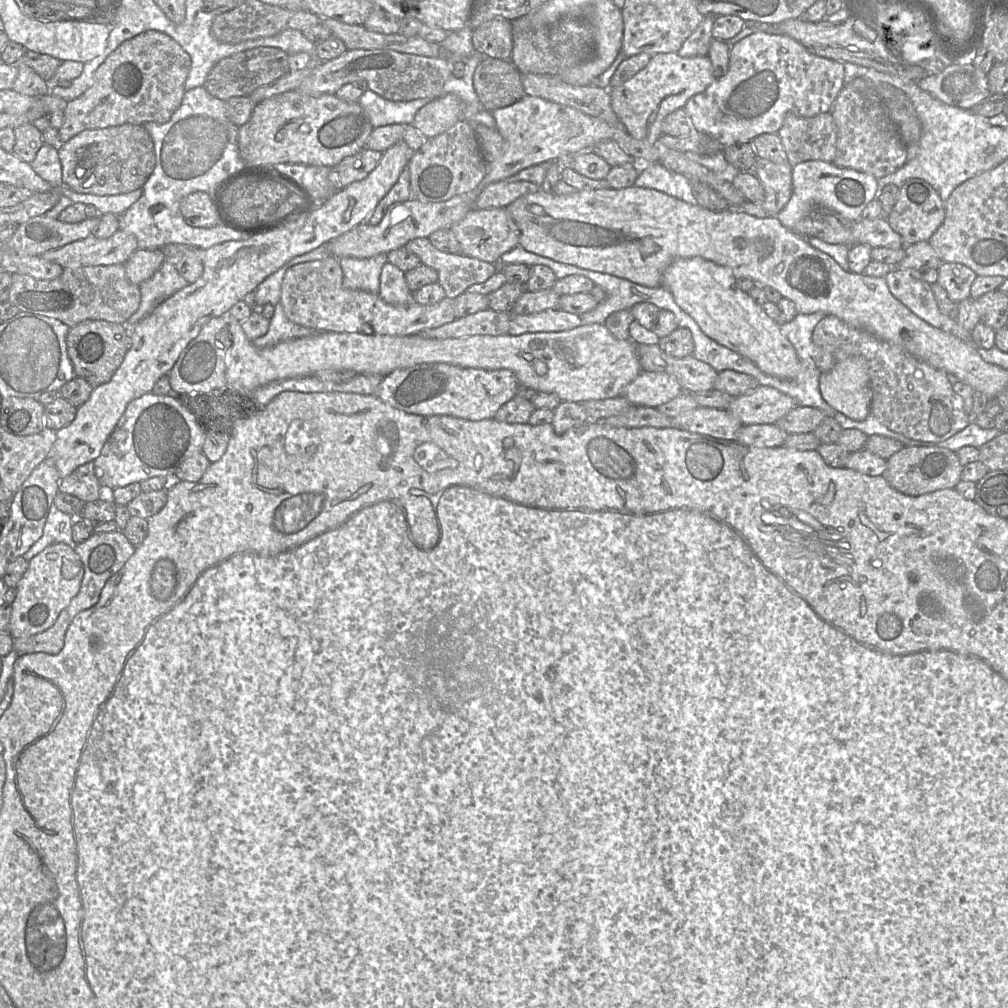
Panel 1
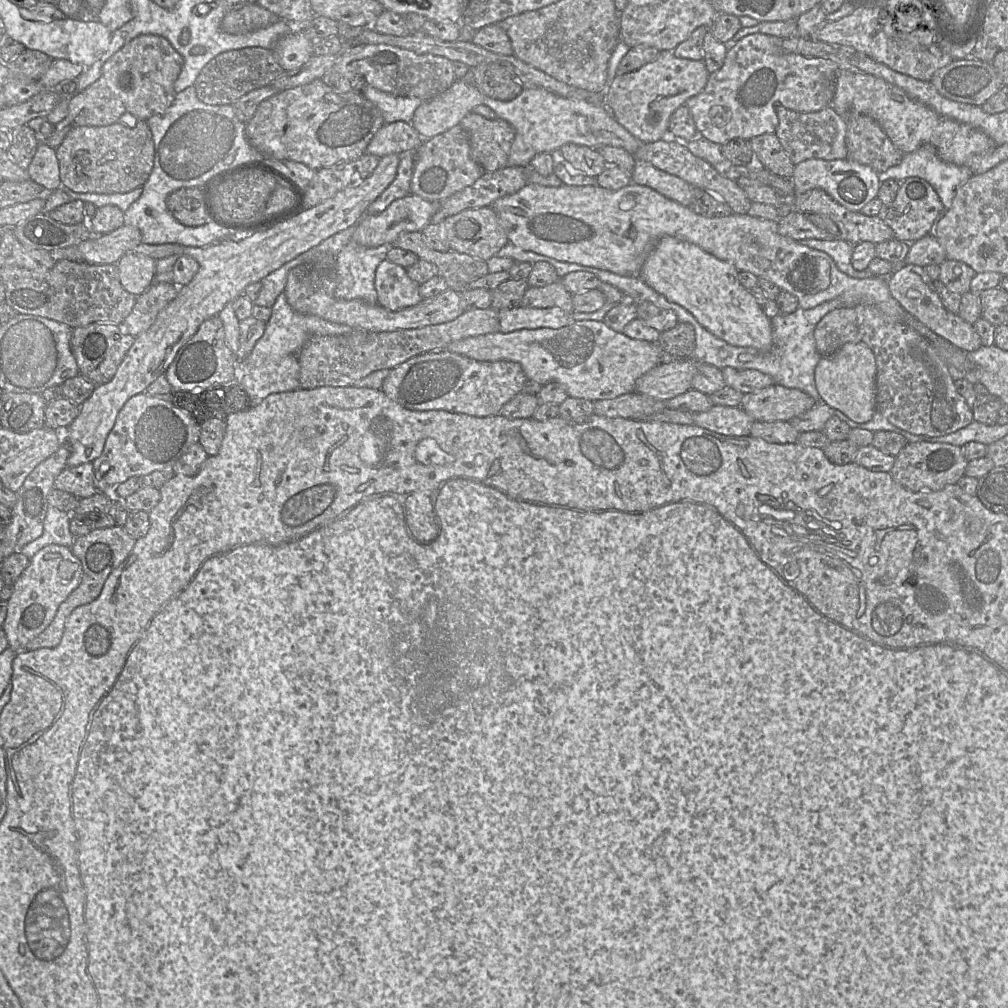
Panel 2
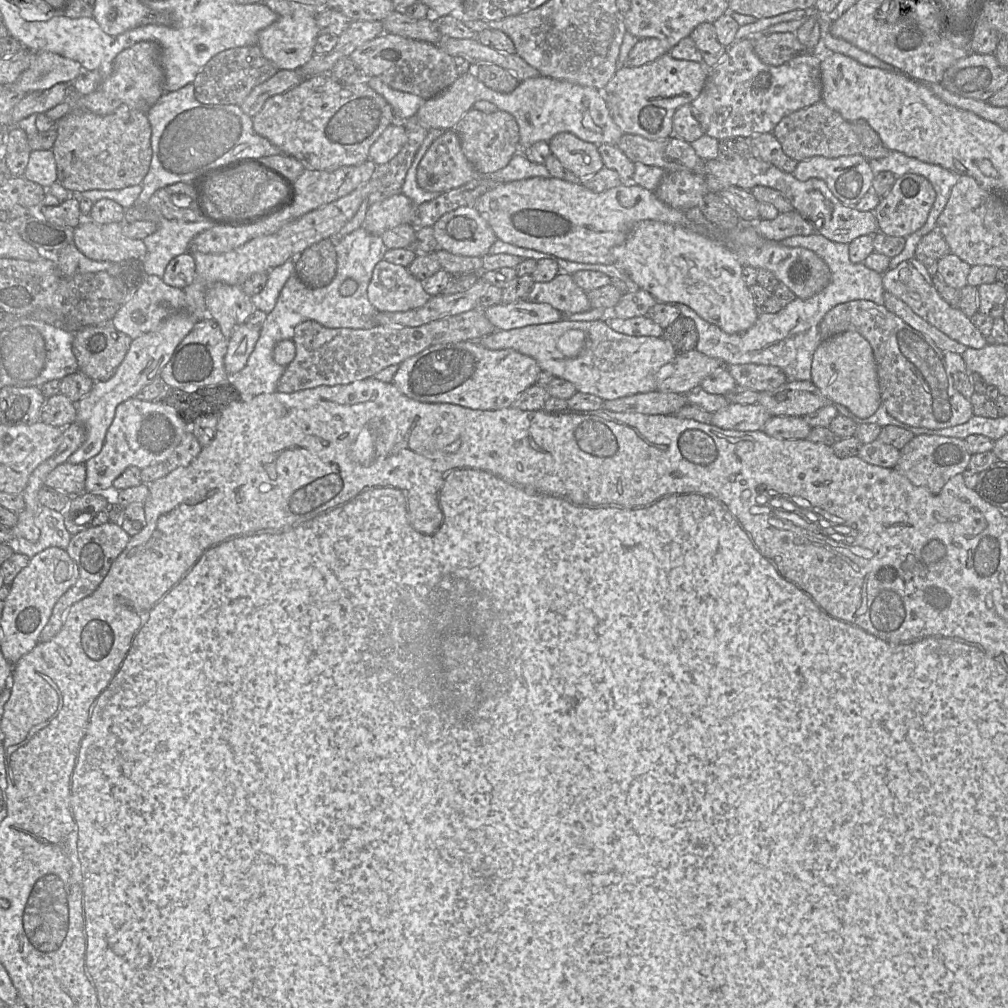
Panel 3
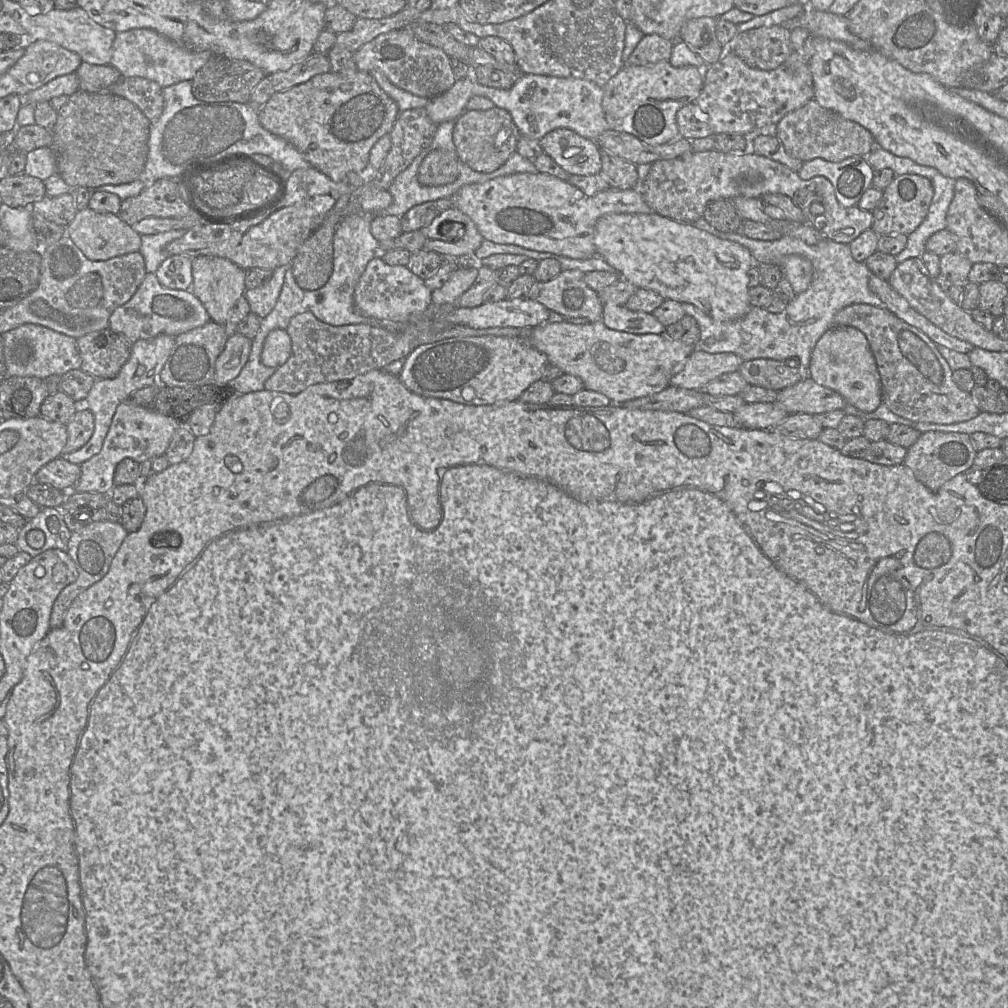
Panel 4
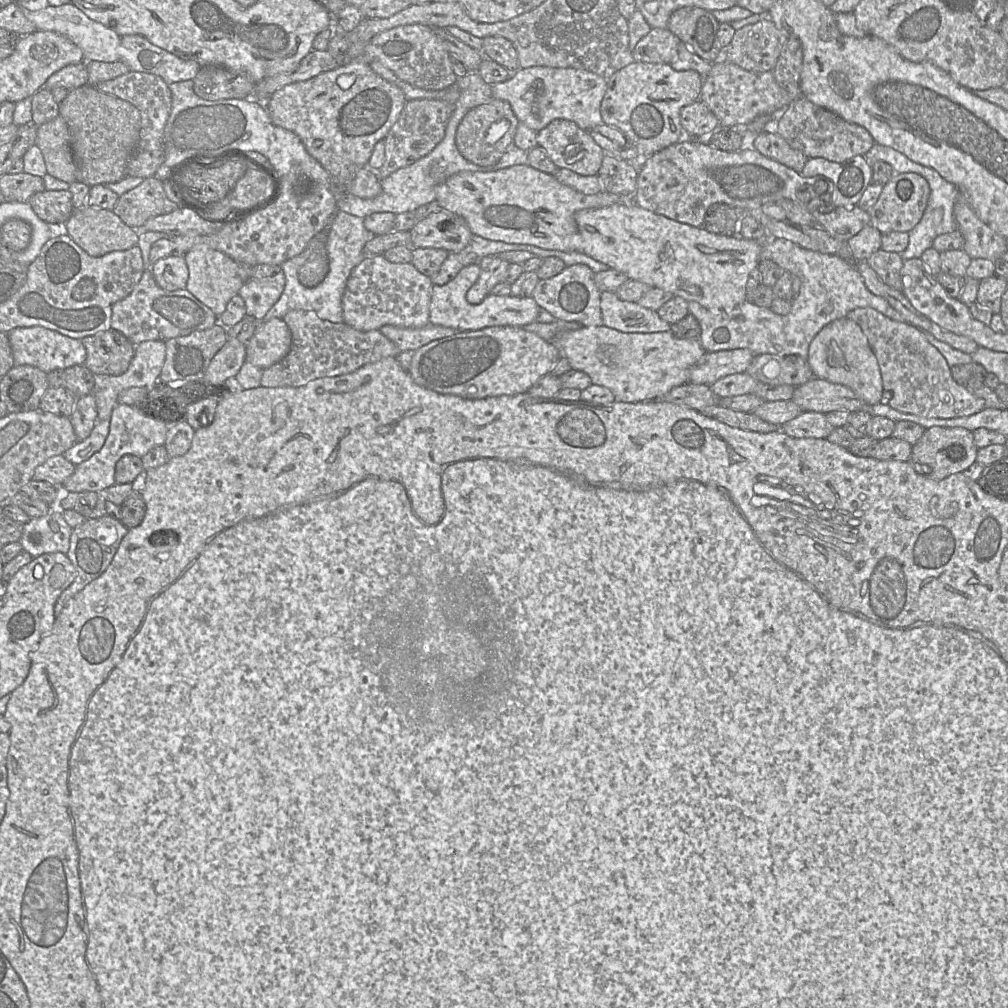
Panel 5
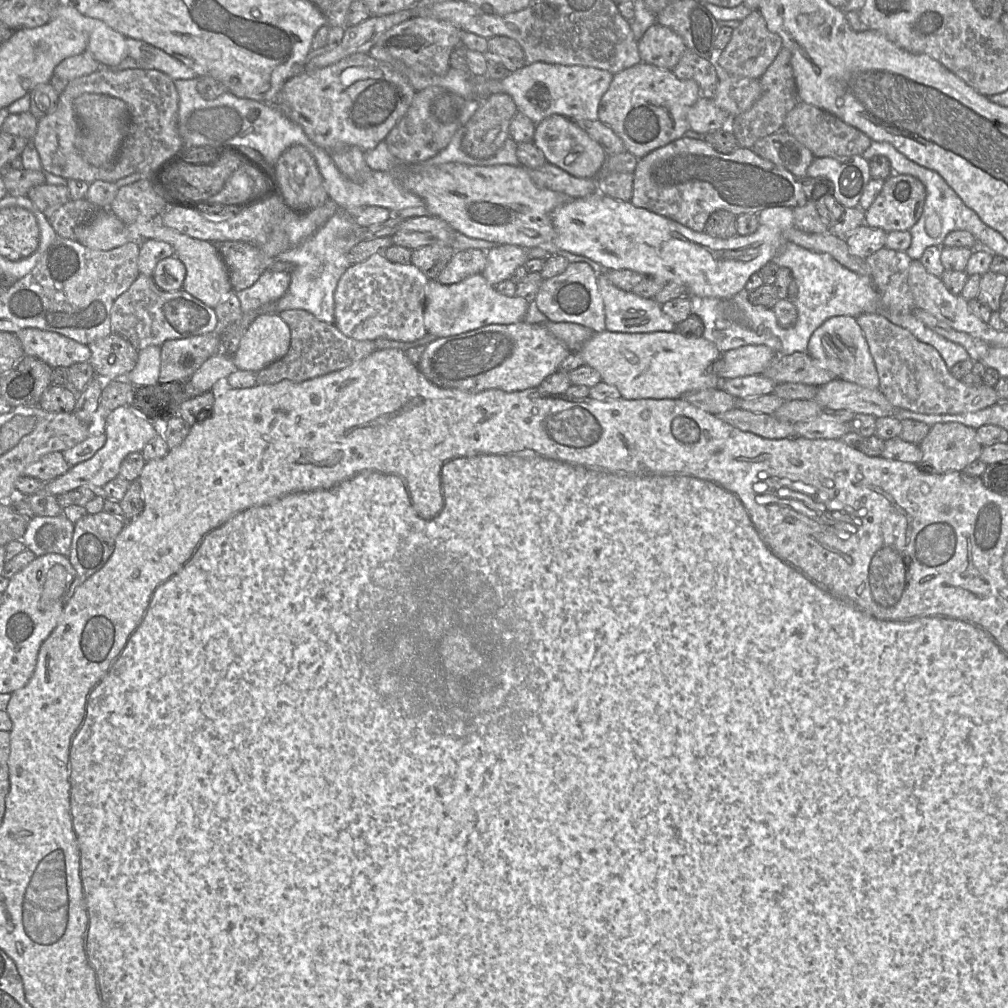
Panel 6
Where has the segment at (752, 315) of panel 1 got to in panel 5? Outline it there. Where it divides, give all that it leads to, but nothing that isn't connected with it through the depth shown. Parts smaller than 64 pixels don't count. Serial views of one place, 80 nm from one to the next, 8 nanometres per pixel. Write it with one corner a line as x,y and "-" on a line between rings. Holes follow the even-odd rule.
624,201
603,208
583,209
575,213
575,220
581,236
579,252
624,273
628,279
663,289
687,302
698,302
707,309
730,311
746,301
749,274
761,261
761,242
758,240
714,234
703,226
694,227
670,219
641,208
634,202

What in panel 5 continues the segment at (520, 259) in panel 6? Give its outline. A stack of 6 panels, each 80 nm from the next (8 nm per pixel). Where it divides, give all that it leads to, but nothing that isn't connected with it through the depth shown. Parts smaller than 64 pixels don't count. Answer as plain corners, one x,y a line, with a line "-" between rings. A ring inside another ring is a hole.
489,255
479,261
480,275
466,294
471,304
480,303
498,283
504,282
510,263
496,255

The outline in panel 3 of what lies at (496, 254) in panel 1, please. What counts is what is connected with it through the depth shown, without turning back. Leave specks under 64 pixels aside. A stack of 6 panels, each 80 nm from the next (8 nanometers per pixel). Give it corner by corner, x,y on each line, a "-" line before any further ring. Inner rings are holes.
475,207
445,213
432,226
438,250
455,255
484,257
498,240
488,221

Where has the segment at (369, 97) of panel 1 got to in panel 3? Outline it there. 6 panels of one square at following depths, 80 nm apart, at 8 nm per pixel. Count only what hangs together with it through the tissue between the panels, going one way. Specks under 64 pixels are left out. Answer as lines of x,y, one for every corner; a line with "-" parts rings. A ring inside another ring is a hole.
375,76
369,77
367,84
391,105
396,121
404,121
416,115
420,106
425,102
420,96
391,88

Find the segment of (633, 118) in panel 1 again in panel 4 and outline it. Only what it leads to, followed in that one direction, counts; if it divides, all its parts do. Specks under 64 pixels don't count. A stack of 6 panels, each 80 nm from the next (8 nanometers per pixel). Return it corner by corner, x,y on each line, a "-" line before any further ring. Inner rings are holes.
669,61
650,65
624,65
604,86
602,107
612,130
632,134
649,145
662,145
679,137
676,114
678,110
697,100
703,87
703,70
695,66
673,67

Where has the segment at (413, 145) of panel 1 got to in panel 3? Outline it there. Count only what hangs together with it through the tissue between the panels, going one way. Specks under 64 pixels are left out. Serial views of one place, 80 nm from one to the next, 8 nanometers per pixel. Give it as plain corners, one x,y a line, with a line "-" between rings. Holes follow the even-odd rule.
402,122
389,125
369,149
369,159
377,166
387,164
395,157
407,141
407,134

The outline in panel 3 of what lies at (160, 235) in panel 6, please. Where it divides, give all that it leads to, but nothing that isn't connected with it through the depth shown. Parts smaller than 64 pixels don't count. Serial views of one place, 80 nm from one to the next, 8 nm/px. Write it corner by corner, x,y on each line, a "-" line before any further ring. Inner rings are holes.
215,283
205,294
207,316
219,325
222,334
228,340
236,326
235,305
244,294
242,285

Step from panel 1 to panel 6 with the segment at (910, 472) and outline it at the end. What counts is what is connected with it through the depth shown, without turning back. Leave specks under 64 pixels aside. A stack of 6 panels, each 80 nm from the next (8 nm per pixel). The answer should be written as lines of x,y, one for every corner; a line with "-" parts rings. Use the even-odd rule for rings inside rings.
959,422
934,424
919,447
922,452
919,466
934,474
963,471
979,458
983,448
977,439
977,429

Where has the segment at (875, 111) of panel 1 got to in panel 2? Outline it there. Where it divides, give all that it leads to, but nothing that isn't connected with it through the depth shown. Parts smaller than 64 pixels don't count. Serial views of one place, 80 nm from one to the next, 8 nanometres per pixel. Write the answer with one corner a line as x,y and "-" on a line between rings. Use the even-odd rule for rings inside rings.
849,114
842,118
847,125
845,141
848,153
846,159
869,166
877,173
885,172
901,161
903,153
893,145
874,119
863,114

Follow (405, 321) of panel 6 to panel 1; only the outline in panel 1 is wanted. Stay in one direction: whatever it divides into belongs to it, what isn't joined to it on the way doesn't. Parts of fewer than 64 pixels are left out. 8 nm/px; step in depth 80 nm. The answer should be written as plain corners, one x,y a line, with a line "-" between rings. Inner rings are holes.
389,261
381,270
378,295
391,305
403,305
412,301
413,293
407,286
405,272

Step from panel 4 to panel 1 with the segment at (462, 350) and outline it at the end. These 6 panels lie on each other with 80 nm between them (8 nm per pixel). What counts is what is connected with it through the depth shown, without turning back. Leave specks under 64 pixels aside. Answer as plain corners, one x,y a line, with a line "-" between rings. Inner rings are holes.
444,362
395,369
383,377
374,393
383,402
404,412
431,416
448,415
470,421
487,420
516,396
519,382
509,369
485,370

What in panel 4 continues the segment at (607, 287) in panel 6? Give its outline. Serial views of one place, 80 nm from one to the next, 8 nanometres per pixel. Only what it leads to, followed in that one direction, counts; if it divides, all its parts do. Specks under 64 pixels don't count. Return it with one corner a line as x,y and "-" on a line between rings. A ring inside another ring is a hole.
603,304
601,320
609,329
636,335
662,334
666,329
652,313
631,311
624,305

